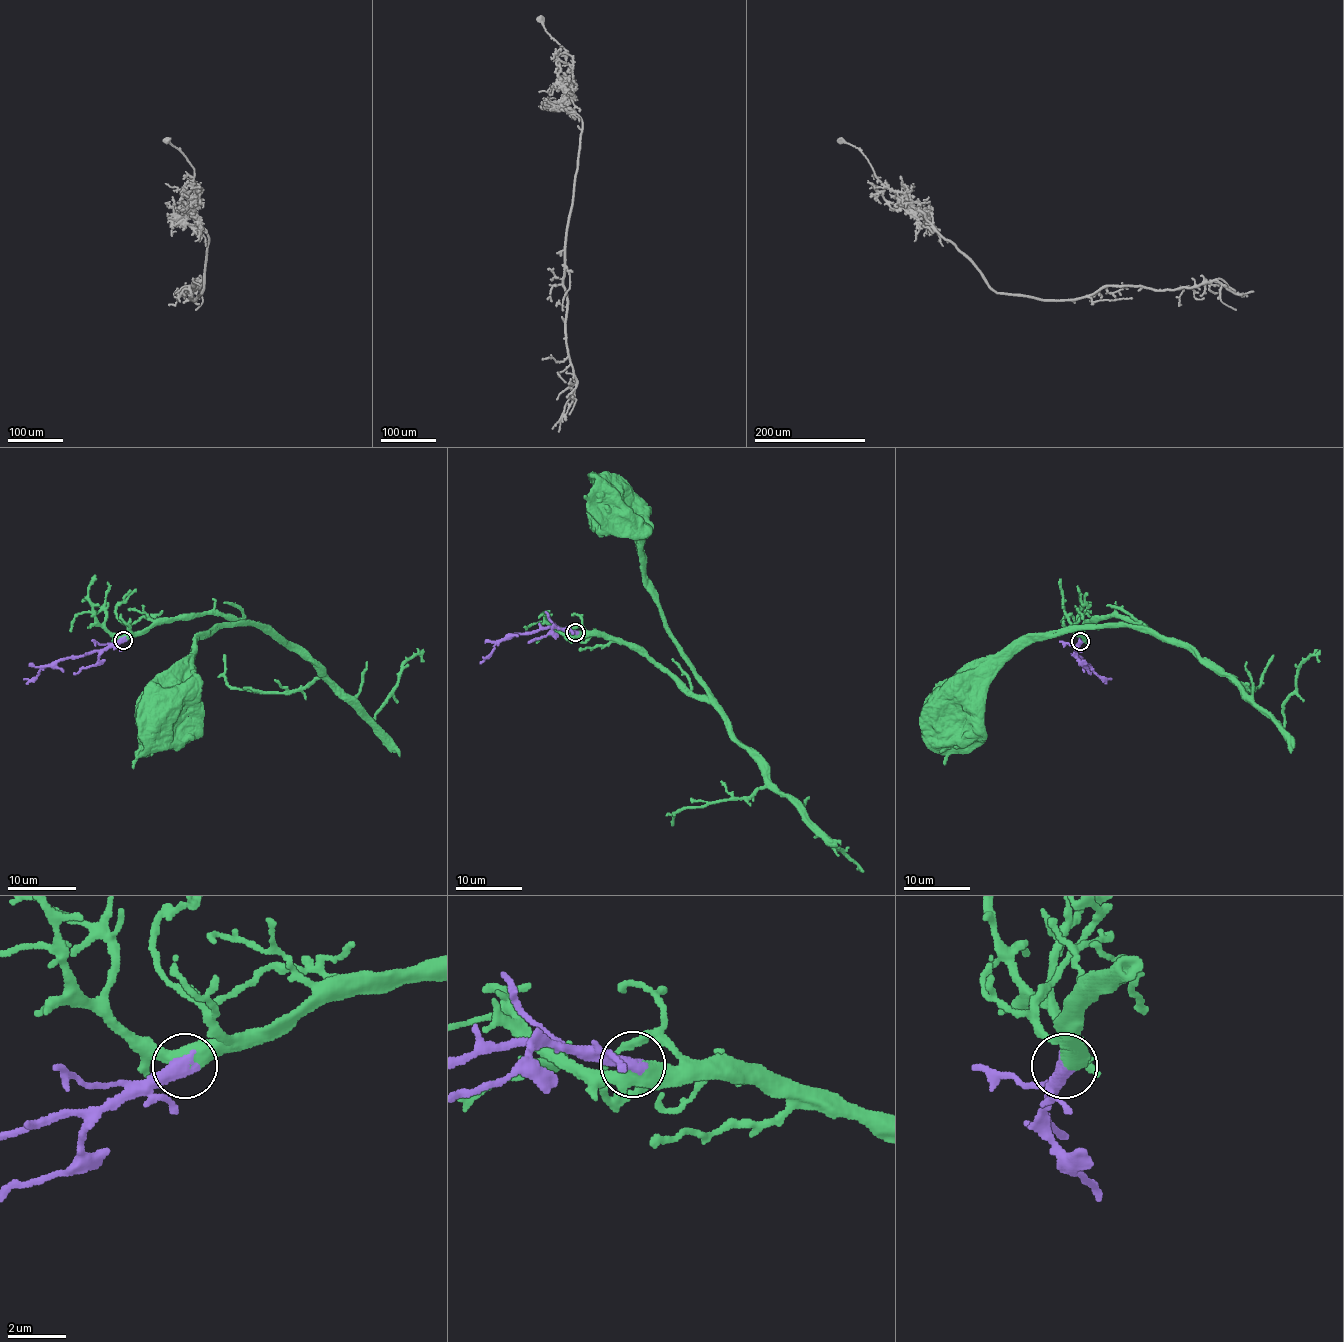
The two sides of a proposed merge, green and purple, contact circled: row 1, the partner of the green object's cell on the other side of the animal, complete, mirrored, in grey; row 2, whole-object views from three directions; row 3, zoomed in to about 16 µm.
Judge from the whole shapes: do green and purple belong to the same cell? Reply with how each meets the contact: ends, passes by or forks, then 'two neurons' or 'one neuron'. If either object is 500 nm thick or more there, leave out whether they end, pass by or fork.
one neuron

